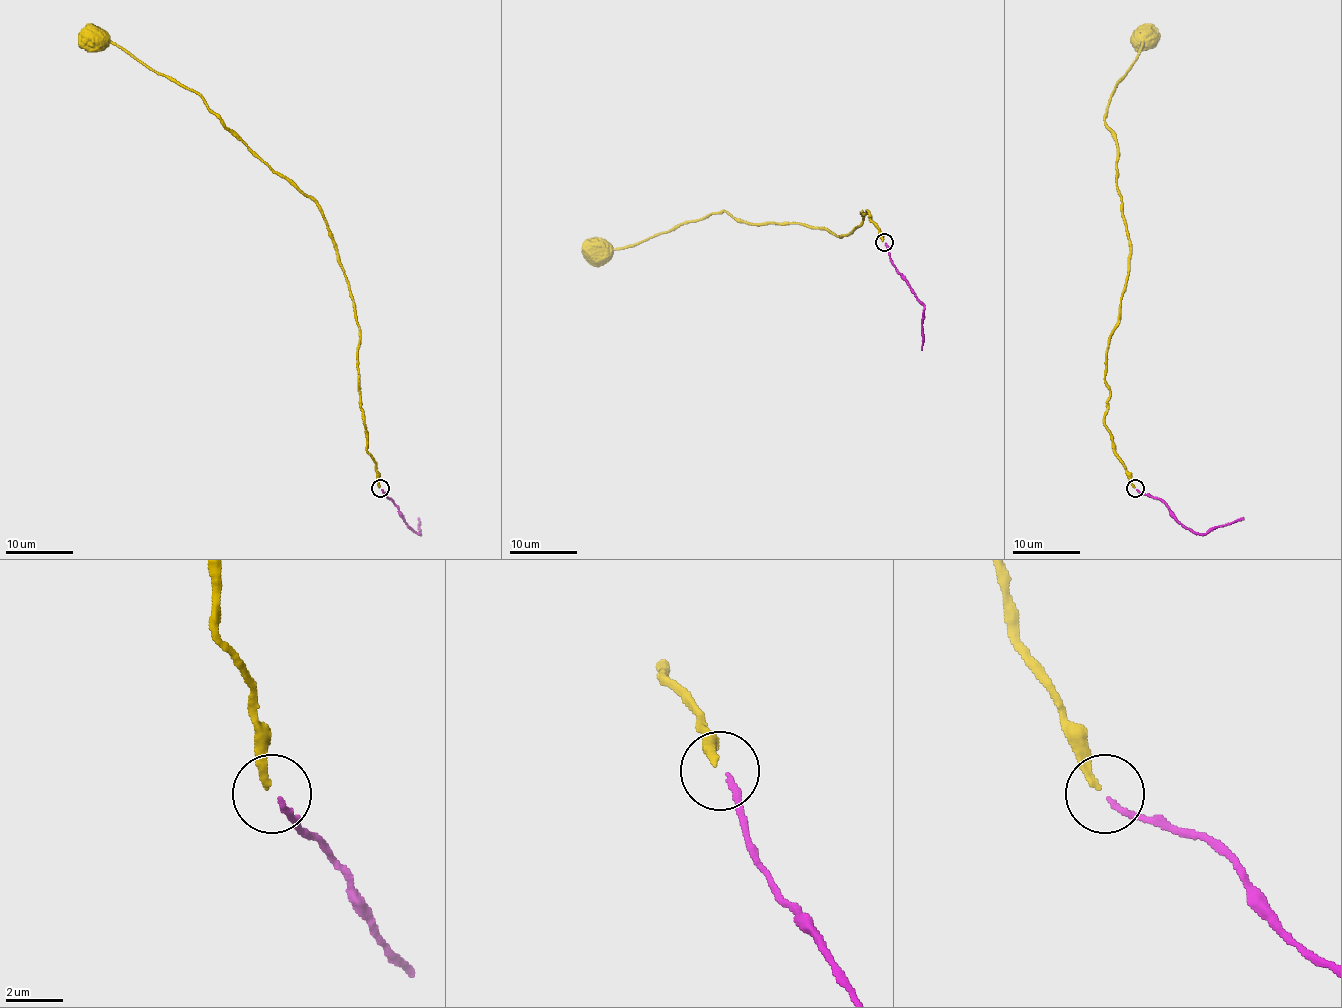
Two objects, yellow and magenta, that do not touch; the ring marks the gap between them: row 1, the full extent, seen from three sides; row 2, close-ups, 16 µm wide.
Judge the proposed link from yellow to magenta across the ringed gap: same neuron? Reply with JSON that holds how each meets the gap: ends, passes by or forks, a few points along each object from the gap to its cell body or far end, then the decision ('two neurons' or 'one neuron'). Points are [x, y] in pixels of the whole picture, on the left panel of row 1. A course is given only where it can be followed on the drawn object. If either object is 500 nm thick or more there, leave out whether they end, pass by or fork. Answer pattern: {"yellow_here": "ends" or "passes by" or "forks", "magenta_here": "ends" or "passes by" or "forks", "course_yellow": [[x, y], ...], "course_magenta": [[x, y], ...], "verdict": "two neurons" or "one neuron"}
{"yellow_here": "ends", "magenta_here": "ends", "course_yellow": [[378, 487], [360, 396], [360, 335], [321, 208], [194, 92], [115, 44], [89, 39]], "course_magenta": [[382, 489], [407, 524], [421, 533], [417, 517]], "verdict": "one neuron"}

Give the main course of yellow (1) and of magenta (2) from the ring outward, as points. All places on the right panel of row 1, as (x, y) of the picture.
1: (1134, 487), (1104, 419), (1109, 335), (1129, 240), (1116, 134), (1105, 108), (1143, 39)
2: (1136, 489), (1158, 497), (1181, 524), (1200, 533), (1208, 533), (1244, 517)

